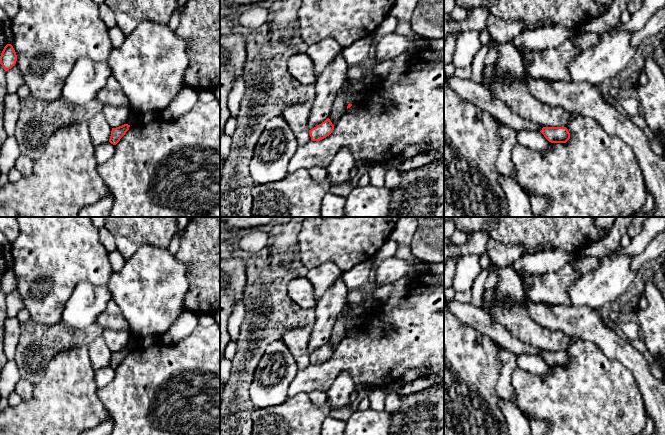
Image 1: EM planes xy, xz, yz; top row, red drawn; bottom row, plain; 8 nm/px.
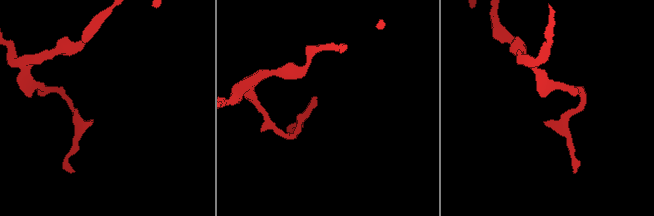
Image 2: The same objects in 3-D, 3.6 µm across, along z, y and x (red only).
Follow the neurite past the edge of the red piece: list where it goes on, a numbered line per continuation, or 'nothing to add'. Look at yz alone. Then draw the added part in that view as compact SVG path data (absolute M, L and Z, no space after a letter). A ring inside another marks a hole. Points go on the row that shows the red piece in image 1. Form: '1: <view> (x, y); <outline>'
nothing to add

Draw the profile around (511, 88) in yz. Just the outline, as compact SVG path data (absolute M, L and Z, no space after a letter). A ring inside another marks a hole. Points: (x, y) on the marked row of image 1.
M494 41L490 44L490 49L496 49L499 53L494 63L498 82L483 84L495 98L505 102L514 113L542 127L566 127L578 116L561 107L543 103L531 95L524 79L525 68L518 48L511 43Z

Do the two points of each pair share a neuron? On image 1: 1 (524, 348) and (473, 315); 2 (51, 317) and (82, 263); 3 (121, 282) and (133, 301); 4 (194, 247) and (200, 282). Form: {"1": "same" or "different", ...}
{"1": "same", "2": "same", "3": "same", "4": "same"}

